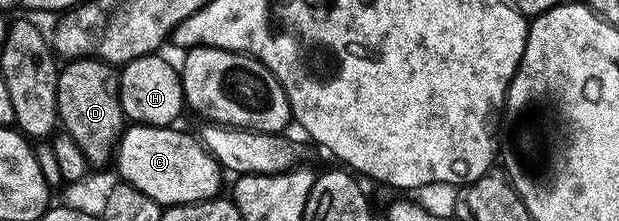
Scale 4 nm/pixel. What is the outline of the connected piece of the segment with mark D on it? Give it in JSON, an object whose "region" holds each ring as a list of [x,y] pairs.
{"region":[[[92,57],[67,60],[58,74],[58,120],[76,147],[84,151],[91,166],[102,165],[109,157],[111,160],[116,142],[124,132],[118,79],[115,66]]]}

